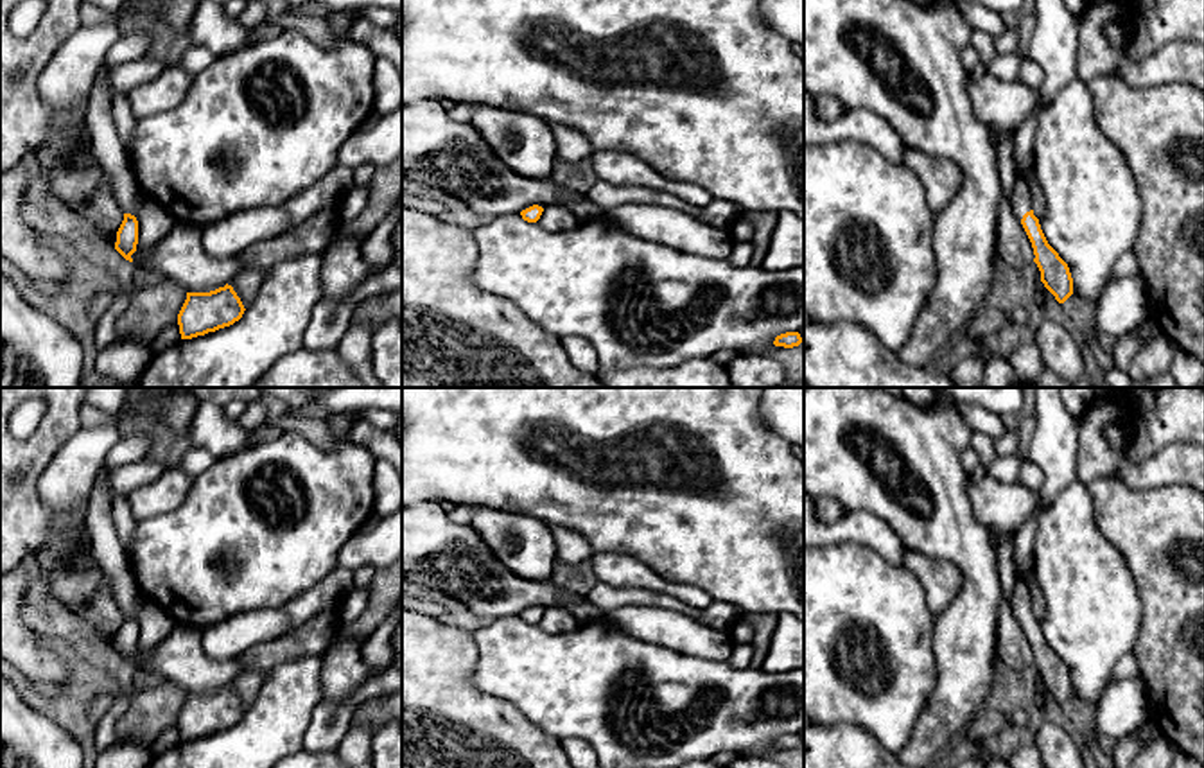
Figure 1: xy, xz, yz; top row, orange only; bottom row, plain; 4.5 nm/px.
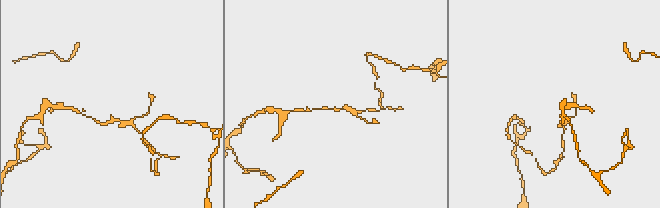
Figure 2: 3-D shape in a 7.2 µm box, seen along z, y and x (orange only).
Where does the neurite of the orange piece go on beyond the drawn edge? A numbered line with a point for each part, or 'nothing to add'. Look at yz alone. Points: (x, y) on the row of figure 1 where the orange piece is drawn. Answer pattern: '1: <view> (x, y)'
1: yz (1020, 198)

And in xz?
nothing to add

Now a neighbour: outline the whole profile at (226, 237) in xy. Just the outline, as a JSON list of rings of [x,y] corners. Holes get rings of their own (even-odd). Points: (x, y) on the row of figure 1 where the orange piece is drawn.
[[[257,206],[203,228],[203,248],[214,258],[233,258],[242,249],[292,230],[280,206]]]

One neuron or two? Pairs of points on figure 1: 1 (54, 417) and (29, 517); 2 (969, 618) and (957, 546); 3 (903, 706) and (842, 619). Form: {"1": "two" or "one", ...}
{"1": "one", "2": "one", "3": "one"}

